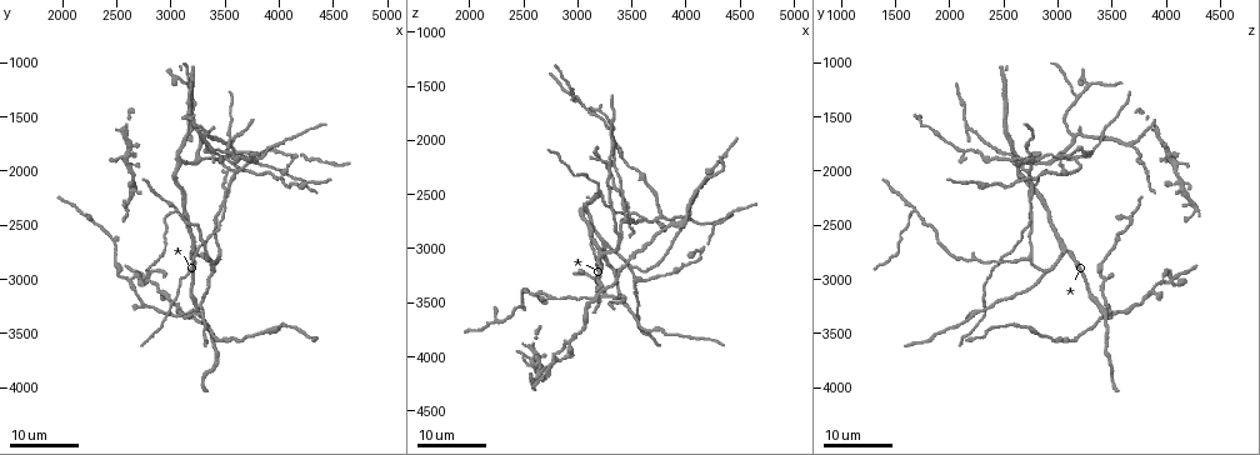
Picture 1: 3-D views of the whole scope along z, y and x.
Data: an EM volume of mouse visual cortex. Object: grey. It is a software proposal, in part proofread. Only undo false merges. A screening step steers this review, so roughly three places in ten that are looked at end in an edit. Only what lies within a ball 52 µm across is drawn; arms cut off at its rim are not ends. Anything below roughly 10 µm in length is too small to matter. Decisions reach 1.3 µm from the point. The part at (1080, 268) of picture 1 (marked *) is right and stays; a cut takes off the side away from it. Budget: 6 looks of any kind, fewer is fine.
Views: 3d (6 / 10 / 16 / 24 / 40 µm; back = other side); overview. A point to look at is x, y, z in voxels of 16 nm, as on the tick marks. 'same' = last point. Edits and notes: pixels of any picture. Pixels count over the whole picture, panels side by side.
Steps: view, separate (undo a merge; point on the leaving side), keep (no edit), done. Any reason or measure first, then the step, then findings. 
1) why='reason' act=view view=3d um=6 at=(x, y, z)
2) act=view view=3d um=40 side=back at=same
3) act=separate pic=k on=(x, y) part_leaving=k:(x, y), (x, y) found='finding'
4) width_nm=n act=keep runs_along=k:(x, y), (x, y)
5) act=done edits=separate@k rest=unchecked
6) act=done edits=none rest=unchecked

why='three-way junction' act=view view=3d um=24 at=(3260, 1880, 2980)

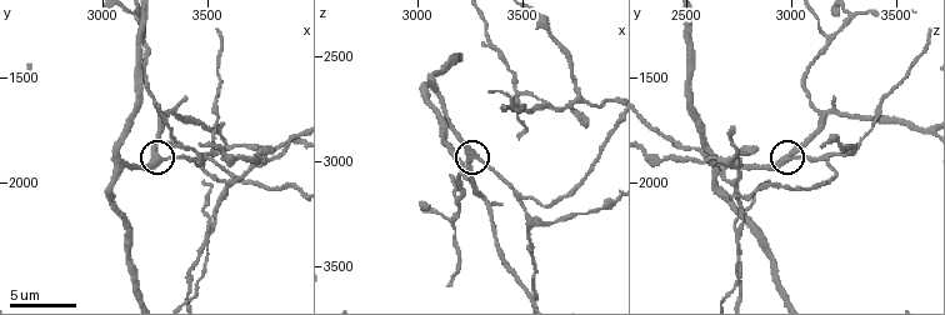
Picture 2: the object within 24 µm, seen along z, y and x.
why='zoom in' act=view view=3d um=6 at=(3270, 1870, 2980)

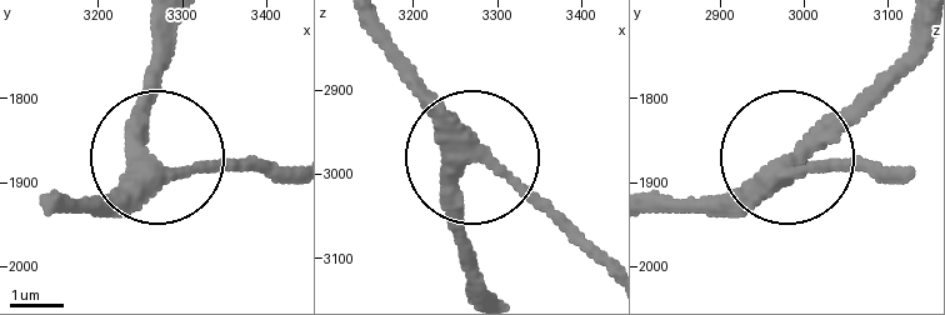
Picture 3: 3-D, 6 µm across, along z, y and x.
side_arm_um=32 act=keep runs_along=3:(369, 29), (468, 150), (459, 254) found='continuous, no second cell'

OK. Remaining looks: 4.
why='branch point' act=view view=3d um=10 at=(3510, 1880, 3180)

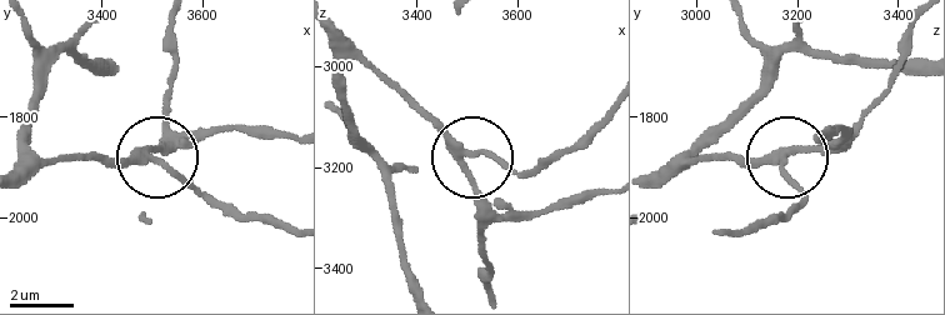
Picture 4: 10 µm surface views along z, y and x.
act=view view=3d um=6 at=(3500, 1880, 3175)

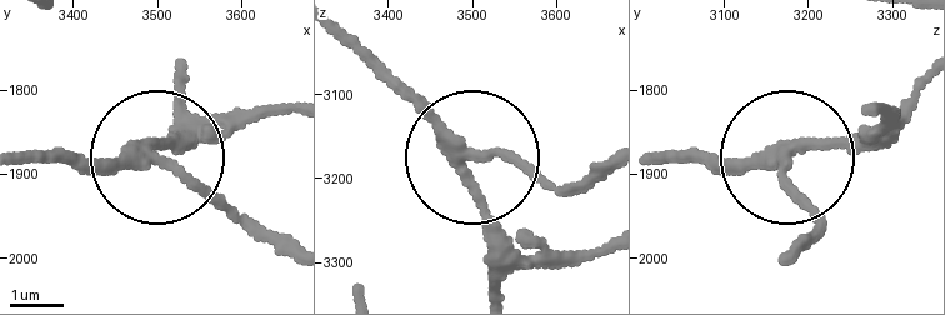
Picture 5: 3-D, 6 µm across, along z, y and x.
side_arm_um=27 arms=3 act=keep found='one cell here'

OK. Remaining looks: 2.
why='side arm on a straight run' act=view view=3d um=24 at=(3040, 2360, 1680)

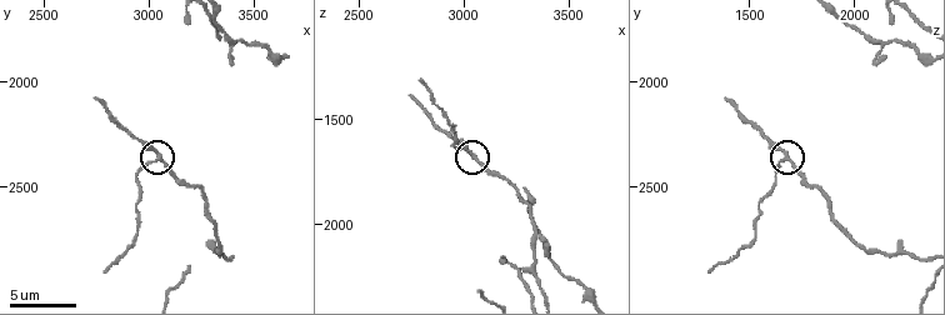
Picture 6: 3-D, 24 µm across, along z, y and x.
why='zoom in' act=view view=3d um=10 at=(3050, 2370, 1670)

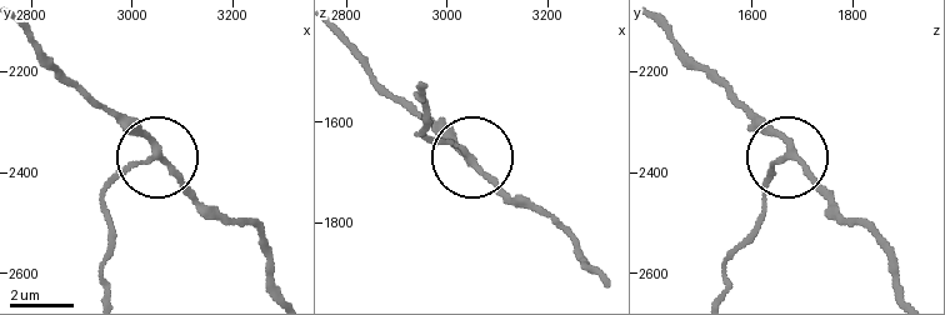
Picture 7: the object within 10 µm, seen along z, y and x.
arms=3 act=keep found='all the same cell'

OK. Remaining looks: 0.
act=done edits=none rest=unchecked

